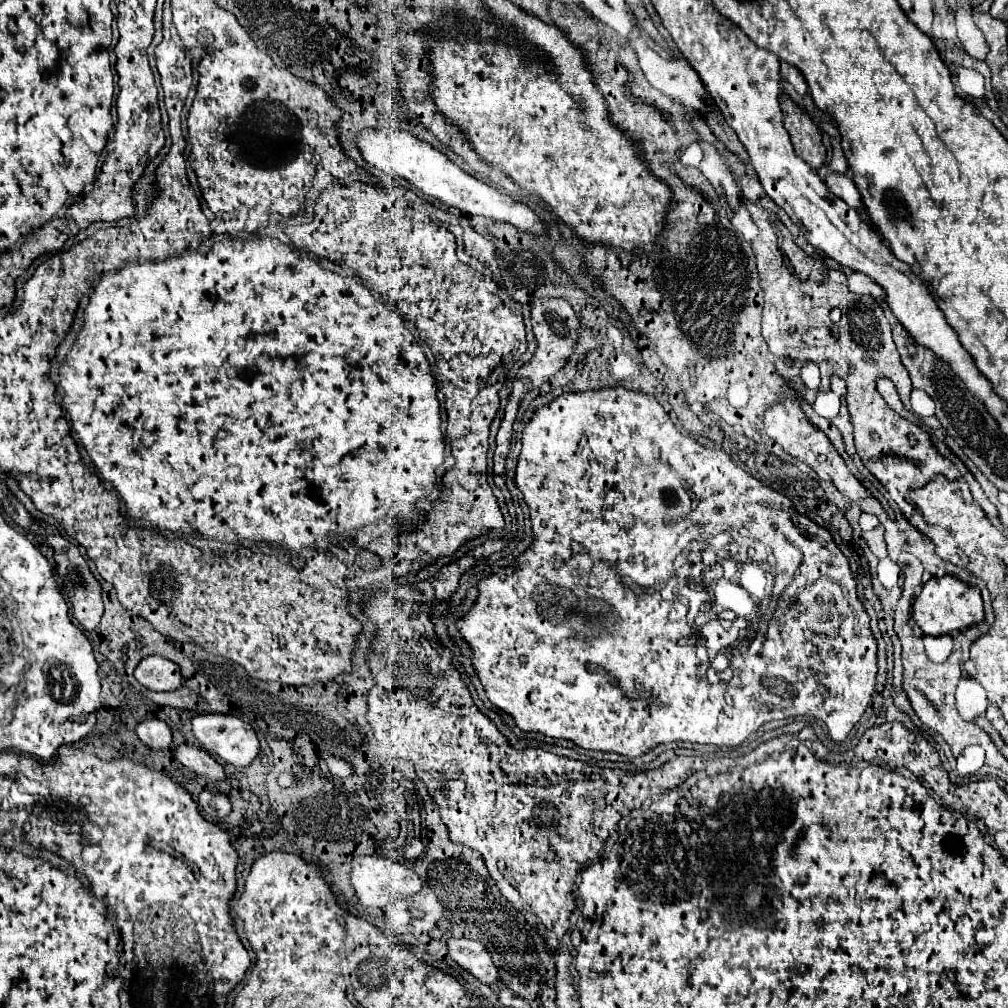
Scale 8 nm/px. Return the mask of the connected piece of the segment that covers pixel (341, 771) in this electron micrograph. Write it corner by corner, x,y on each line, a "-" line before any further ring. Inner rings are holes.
324,755
324,759
326,759
328,769
330,769
330,773
332,773
334,777
348,777
348,775
352,773
350,765
344,763
342,759
336,759
336,757
332,757
332,755

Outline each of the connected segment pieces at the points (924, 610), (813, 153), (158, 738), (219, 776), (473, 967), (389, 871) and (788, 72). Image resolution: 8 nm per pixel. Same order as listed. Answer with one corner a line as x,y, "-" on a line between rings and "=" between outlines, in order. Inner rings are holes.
932,577
928,583
922,585
920,595
914,599
912,605
912,619
922,629
924,635
946,635
958,631
962,627
978,625
984,617
980,589
962,583
956,577
=
780,97
782,103
782,115
784,115
784,125
790,135
794,153
804,159
814,171
818,171
824,165
826,159
826,149
822,145
822,135
814,121
810,119
808,113
804,113
796,103
788,97
=
148,719
144,723
138,723
136,735
144,745
148,745
150,749
156,749
156,751
166,751
172,743
170,727
158,719
=
180,745
176,749
176,759
190,771
208,777
210,781
216,781
216,783
224,781
224,771
220,763
216,763
204,749
196,745
=
448,939
448,955
462,969
472,973
480,983
492,985
498,979
498,971
486,951
486,947
478,941
470,939
=
356,857
352,861
350,885
354,889
358,903
364,905
364,907
384,907
386,903
416,895
422,887
418,875
412,869
408,869
400,863
394,863
386,857
=
782,63
782,65
780,65
780,75
782,75
800,95
806,95
806,91
808,91
806,79
802,77
802,73
800,73
796,67
792,67
792,65
788,65
788,63

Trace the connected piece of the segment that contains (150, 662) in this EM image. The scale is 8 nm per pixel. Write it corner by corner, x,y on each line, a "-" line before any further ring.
158,655
144,657
138,663
134,677
150,691
174,691
182,683
178,665

